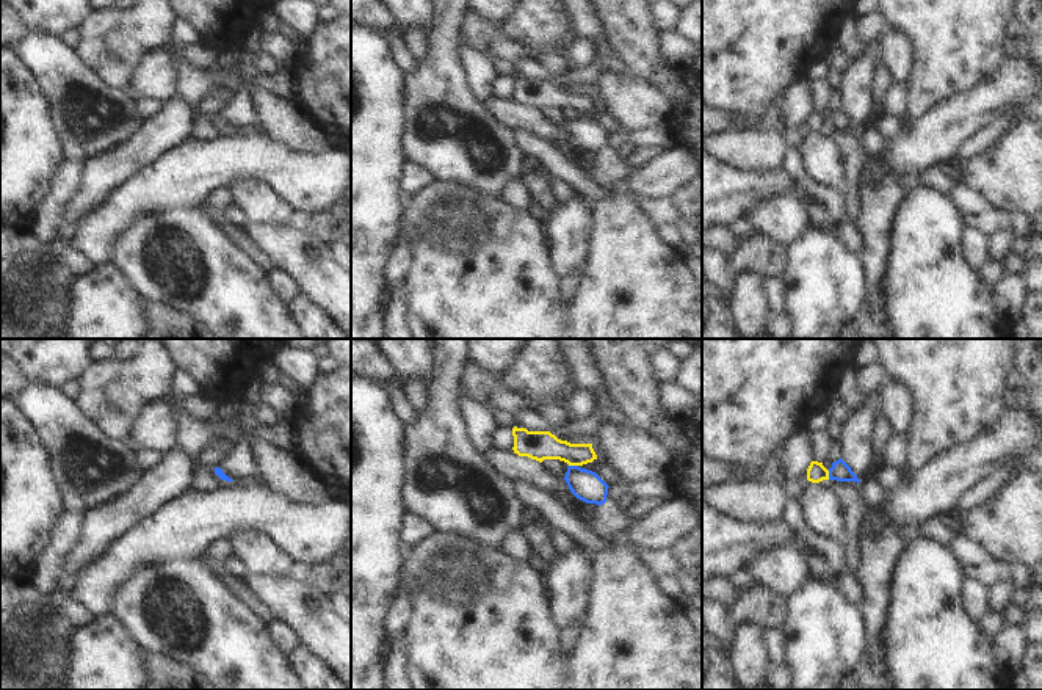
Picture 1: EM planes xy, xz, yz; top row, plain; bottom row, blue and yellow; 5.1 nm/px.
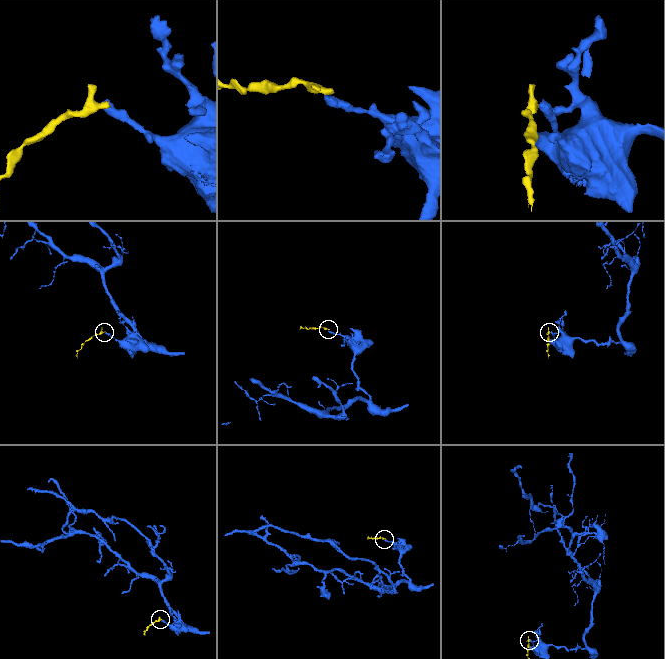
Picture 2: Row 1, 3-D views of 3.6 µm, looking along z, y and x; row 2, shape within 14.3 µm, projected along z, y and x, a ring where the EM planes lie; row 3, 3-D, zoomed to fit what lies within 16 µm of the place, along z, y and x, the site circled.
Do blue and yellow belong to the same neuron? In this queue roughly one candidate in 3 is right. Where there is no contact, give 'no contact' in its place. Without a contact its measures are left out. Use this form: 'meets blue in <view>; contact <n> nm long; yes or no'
meets blue in xz; contact 50 nm long; no

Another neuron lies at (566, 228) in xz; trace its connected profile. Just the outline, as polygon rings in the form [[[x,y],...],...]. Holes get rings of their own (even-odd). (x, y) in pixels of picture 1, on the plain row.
[[[573,194],[542,216],[547,252],[559,278],[581,271],[589,249],[589,231],[589,209],[580,194]]]

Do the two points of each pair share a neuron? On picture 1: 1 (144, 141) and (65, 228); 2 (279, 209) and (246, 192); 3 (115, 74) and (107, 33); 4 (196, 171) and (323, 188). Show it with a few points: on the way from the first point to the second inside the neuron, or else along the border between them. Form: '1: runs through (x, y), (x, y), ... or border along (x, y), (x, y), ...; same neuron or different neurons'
1: runs through (123, 159), (75, 206); same neuron
2: runs through (271, 209), (254, 198); same neuron
3: runs through (113, 65), (110, 43); same neuron
4: runs through (227, 165), (278, 165), (292, 174); same neuron

